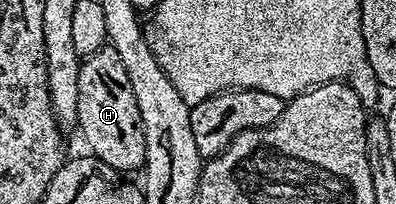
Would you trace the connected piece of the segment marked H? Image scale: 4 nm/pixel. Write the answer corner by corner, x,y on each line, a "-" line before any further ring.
104,47
93,55
82,58
77,75
77,126
83,132
90,156
101,159
120,175
142,170
145,163
145,131
141,111
137,111
137,98
129,84
129,75
121,64
121,55

